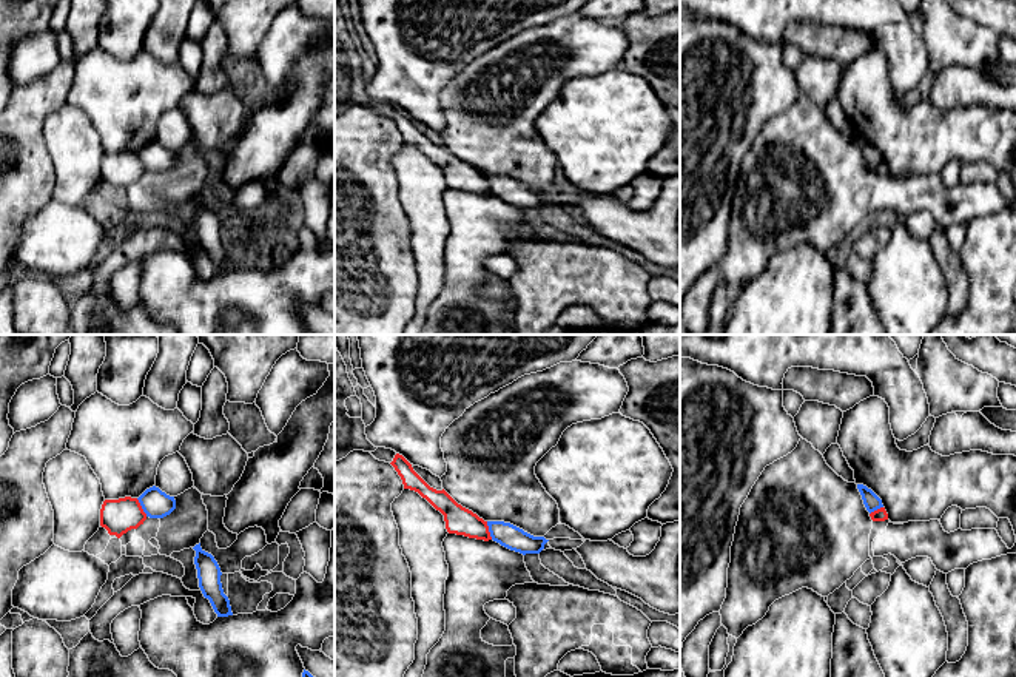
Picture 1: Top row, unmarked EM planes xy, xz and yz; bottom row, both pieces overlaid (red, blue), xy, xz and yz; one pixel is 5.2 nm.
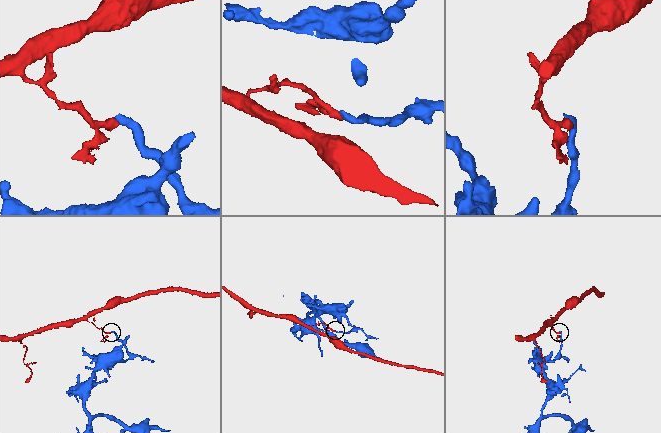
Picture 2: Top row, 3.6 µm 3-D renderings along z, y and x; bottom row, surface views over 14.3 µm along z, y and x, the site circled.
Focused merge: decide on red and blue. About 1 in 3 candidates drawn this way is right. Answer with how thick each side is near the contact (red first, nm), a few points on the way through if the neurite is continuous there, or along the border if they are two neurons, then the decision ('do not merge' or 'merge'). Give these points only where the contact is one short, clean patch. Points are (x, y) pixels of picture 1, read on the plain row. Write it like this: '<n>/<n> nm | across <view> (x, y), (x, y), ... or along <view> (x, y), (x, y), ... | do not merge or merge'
180/140 nm | along xy (136, 153), (147, 170) | do not merge

